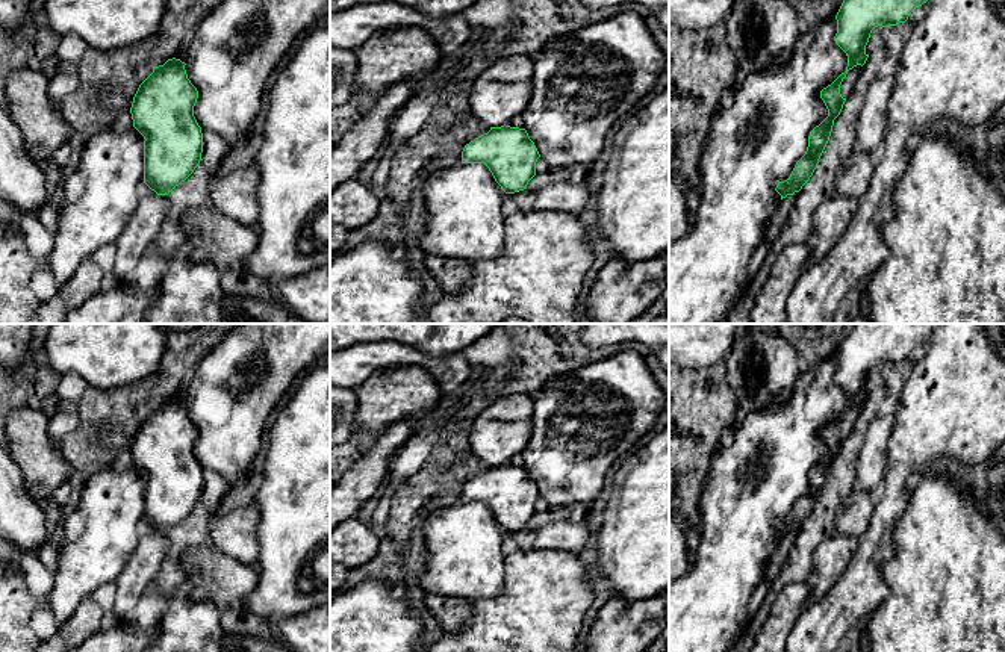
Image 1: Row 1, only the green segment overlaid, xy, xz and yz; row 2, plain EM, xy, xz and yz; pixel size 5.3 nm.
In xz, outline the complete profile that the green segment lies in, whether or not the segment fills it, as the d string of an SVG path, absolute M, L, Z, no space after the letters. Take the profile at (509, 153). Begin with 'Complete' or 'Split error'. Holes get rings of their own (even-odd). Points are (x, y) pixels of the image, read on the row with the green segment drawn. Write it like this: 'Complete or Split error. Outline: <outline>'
Complete. Outline: M501 126L469 144L462 151L462 163L484 163L506 194L527 189L536 175L540 157L525 129Z

